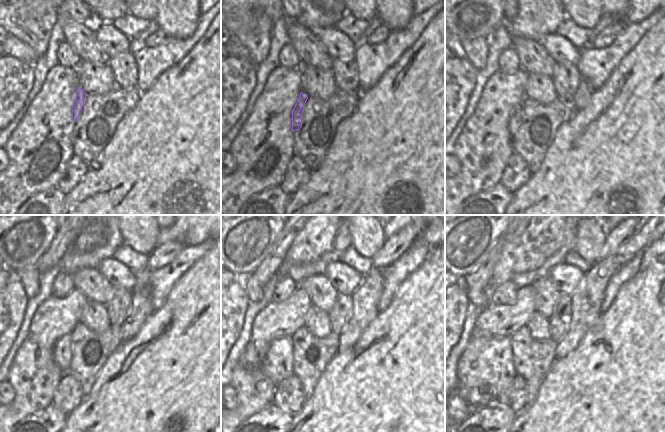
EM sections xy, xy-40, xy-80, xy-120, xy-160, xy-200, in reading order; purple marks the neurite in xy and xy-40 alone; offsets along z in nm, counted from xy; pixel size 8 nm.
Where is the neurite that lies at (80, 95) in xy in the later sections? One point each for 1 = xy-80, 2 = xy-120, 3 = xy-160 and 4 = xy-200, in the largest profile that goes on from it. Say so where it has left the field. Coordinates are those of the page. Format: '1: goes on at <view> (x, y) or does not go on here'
1: goes on at xy-80 (514, 122)
2: goes on at xy-120 (62, 351)
3: goes on at xy-160 (278, 362)
4: goes on at xy-200 (485, 369)

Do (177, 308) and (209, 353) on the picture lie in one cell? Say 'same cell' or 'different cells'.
same cell

